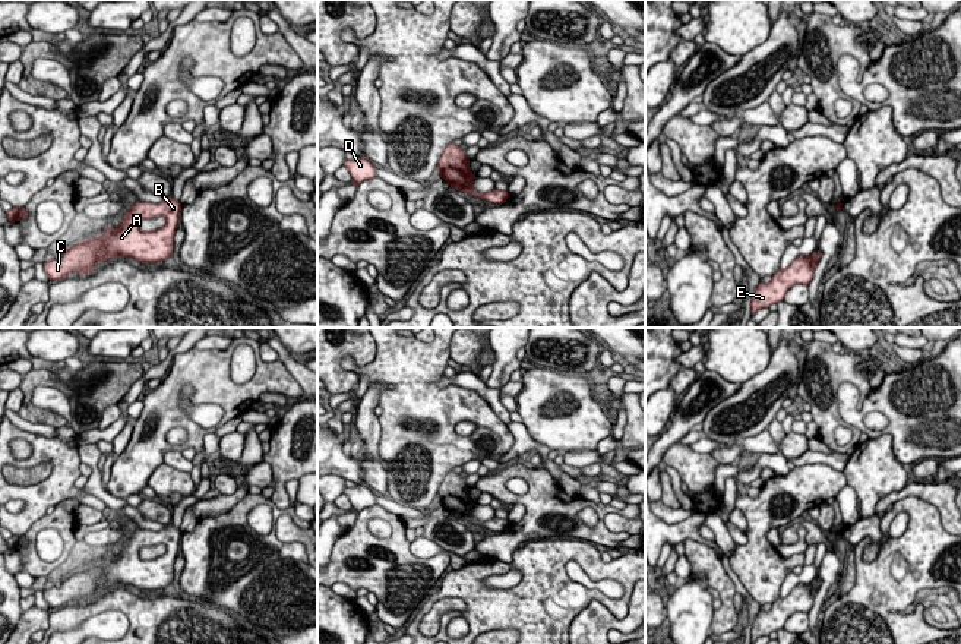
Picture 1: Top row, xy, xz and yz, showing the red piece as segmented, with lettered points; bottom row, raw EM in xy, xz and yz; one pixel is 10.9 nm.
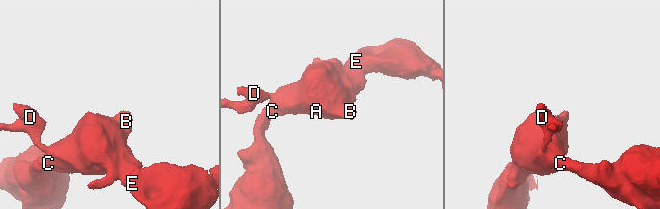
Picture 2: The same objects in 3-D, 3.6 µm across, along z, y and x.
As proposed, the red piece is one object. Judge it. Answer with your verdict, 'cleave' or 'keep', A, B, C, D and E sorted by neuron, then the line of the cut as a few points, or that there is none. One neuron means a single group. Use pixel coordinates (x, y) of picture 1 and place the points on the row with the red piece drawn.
keep; groups A B C D E; cut none

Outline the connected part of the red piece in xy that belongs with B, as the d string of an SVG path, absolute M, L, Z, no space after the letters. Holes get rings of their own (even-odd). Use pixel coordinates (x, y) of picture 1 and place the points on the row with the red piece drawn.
M173 196L159 203L137 202L127 209L121 224L102 231L102 237L89 237L61 253L60 259L44 262L44 271L51 281L67 278L70 272L88 275L98 261L116 256L133 258L137 262L155 263L168 259L174 252L174 234L181 211L180 201ZM162 215L165 225L154 231L142 231L140 221Z

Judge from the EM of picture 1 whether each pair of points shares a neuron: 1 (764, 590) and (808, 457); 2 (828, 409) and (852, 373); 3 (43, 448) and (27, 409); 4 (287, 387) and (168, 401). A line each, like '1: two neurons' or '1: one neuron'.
1: two neurons
2: one neuron
3: two neurons
4: one neuron

